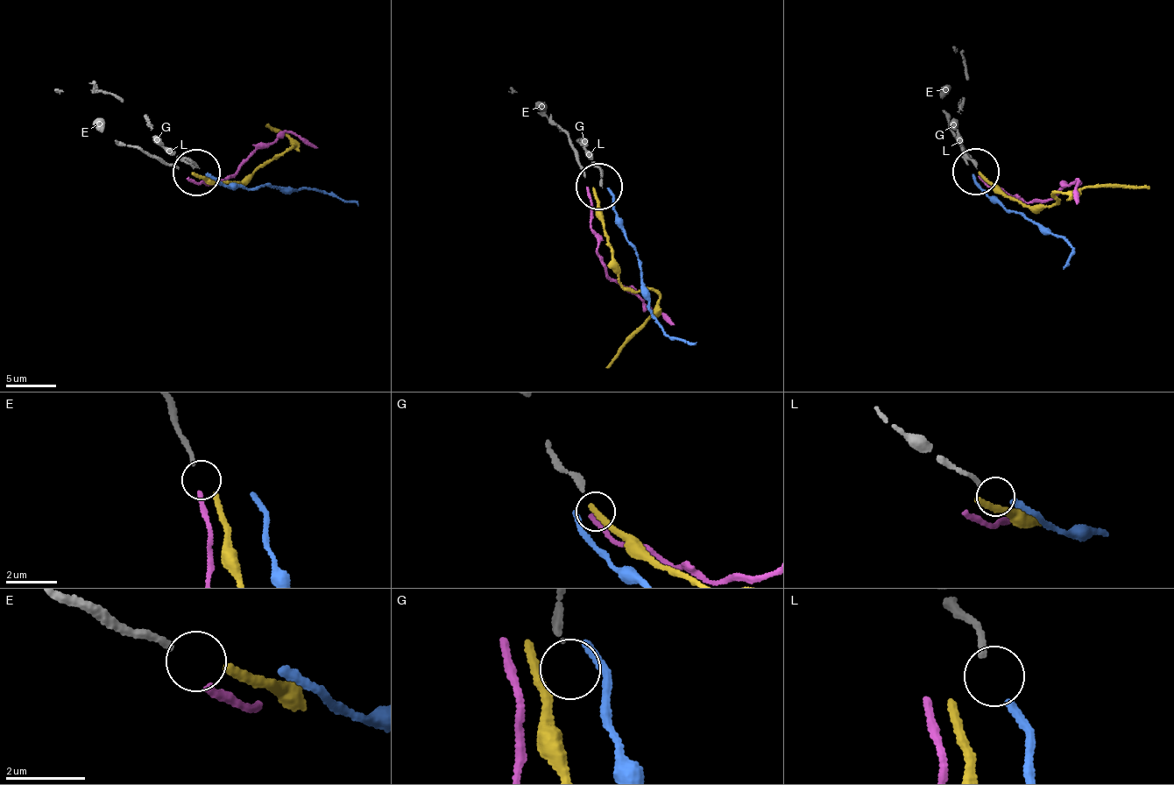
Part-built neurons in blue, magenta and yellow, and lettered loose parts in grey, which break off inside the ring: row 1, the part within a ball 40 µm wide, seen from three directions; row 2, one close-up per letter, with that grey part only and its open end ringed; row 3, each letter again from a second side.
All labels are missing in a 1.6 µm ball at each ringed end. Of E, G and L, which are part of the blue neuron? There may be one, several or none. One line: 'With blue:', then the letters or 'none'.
With blue: L

